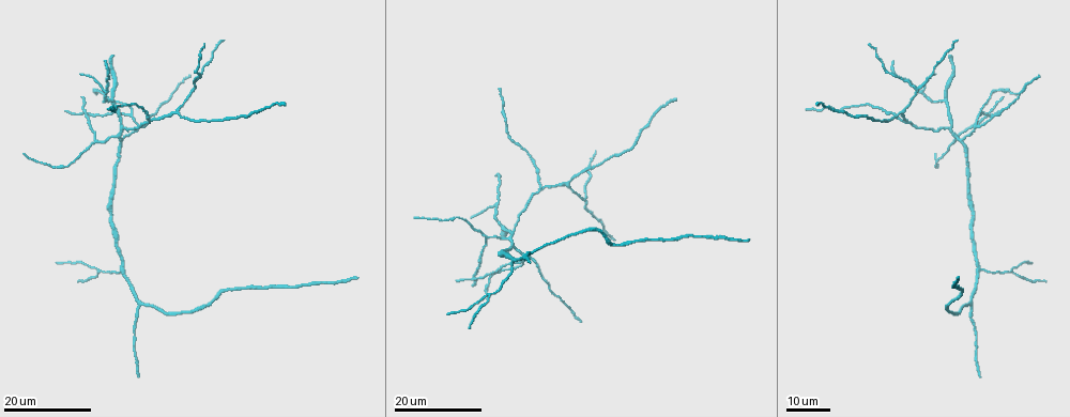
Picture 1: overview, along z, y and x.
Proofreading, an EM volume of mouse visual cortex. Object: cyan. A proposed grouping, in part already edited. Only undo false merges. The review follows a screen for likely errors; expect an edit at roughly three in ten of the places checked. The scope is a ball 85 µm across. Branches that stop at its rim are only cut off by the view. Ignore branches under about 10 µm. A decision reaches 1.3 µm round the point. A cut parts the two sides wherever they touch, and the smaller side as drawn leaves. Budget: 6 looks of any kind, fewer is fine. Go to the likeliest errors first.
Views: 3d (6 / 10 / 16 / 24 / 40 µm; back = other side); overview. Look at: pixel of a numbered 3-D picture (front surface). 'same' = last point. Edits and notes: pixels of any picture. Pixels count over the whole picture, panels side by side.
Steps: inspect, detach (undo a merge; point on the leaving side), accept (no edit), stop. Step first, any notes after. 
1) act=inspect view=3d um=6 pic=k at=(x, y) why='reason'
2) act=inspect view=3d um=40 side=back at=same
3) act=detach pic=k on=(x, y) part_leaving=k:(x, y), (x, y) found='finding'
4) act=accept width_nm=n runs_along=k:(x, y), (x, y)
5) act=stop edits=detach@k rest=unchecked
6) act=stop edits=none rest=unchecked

act=inspect view=3d um=16 pic=1 at=(899, 114) why='arms part here'

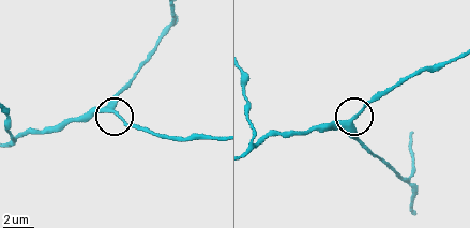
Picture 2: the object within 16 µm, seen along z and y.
act=inspect view=3d um=6 pic=2 at=(112, 112)

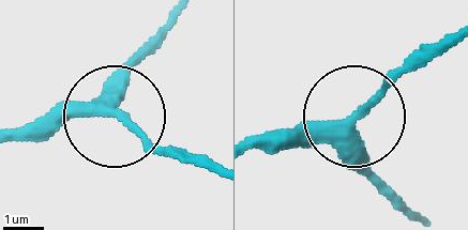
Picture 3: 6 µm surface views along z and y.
act=accept width_nm=290 runs_along=3:(18, 142), (49, 139), (107, 108), (148, 43) found='continuous, no second neuron'

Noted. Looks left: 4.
act=inspect view=3d um=24 pic=1 at=(542, 189) why='two arms in line, one across'

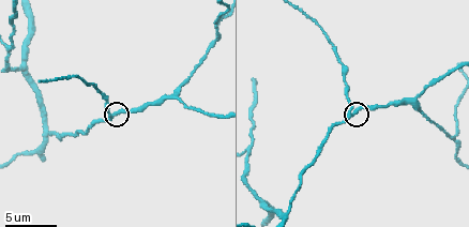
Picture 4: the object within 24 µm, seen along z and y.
act=inspect view=3d um=6 pic=4 at=(118, 115) why='closer look'

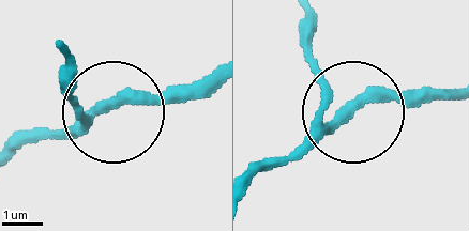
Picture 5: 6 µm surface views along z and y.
act=accept runs_along=5:(257, 170), (308, 150), (343, 112), (302, 41) found='one neuron here'

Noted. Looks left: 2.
act=inspect view=3d um=10 pic=4 at=(32, 151) why='three-way junction'

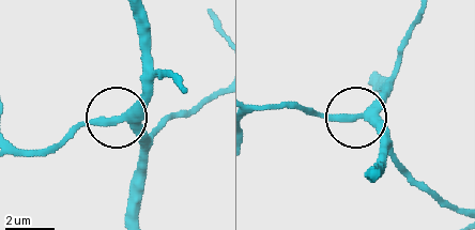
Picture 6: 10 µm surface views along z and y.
act=accept arms=3 runs_along=6:(129, 216), (136, 136), (111, 118), (64, 134) found='all the same neuron'

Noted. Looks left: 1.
act=stop edits=none rest=unchecked

